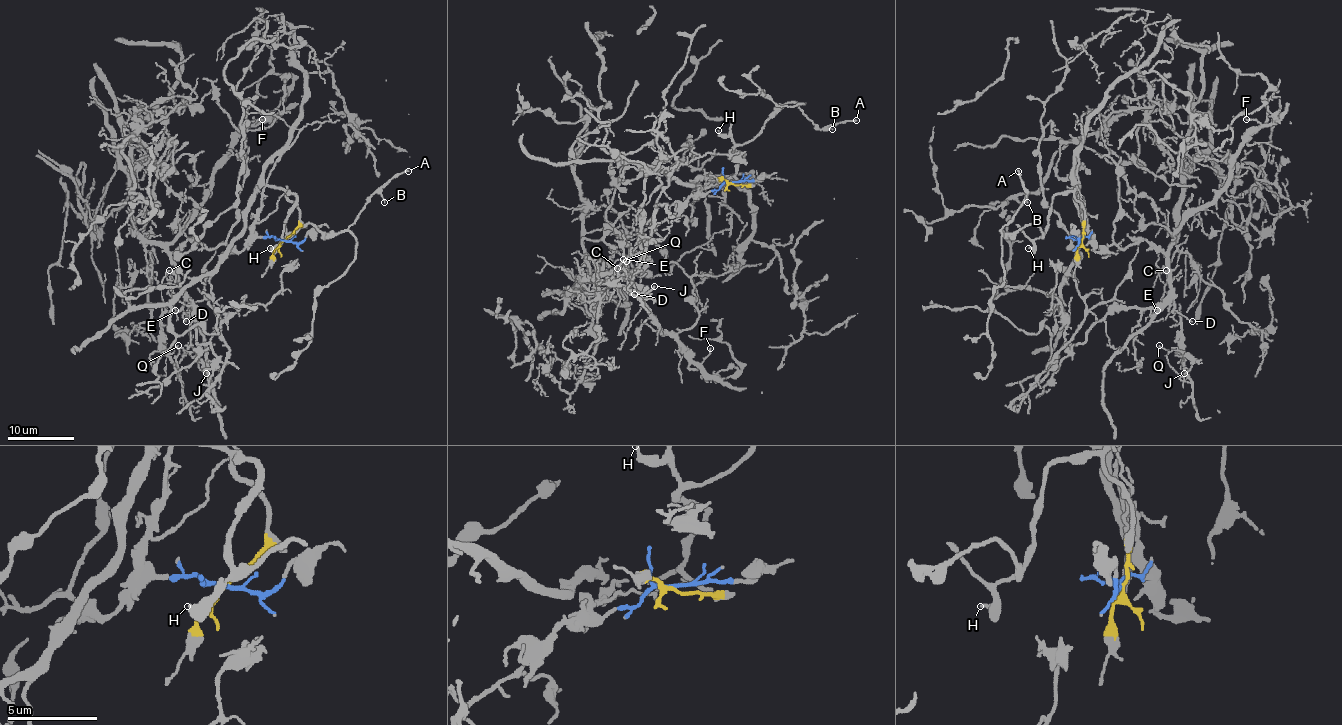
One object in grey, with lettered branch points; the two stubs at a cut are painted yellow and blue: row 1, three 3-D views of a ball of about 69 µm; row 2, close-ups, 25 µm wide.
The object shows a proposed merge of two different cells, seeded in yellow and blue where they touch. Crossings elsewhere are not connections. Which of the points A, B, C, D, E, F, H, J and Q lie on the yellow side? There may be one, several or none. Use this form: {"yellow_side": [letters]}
{"yellow_side": ["A", "B", "H"]}

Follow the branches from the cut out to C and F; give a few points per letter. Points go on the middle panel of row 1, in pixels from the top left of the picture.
C: (731, 182), (688, 198), (619, 265), (623, 270), (618, 269)
F: (731, 182), (688, 198), (616, 269), (643, 294), (643, 304), (661, 330), (693, 360), (701, 362), (710, 347)

